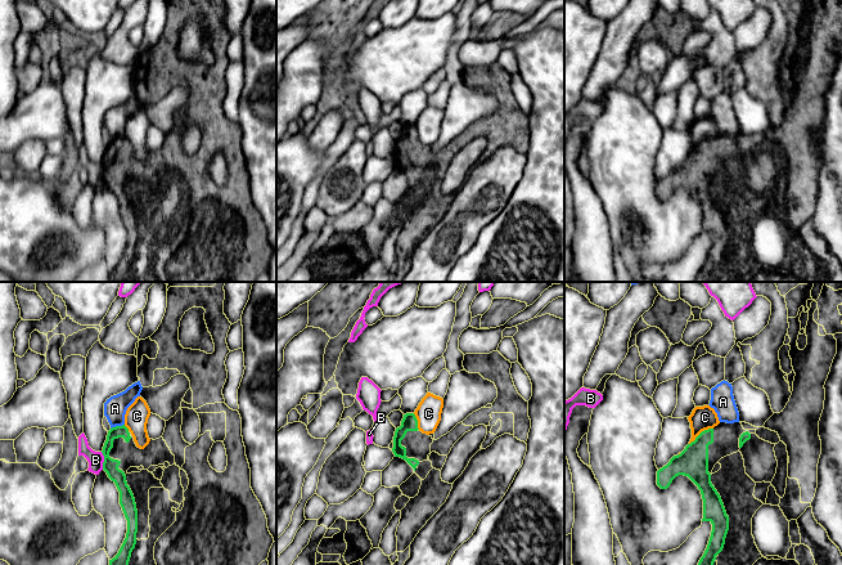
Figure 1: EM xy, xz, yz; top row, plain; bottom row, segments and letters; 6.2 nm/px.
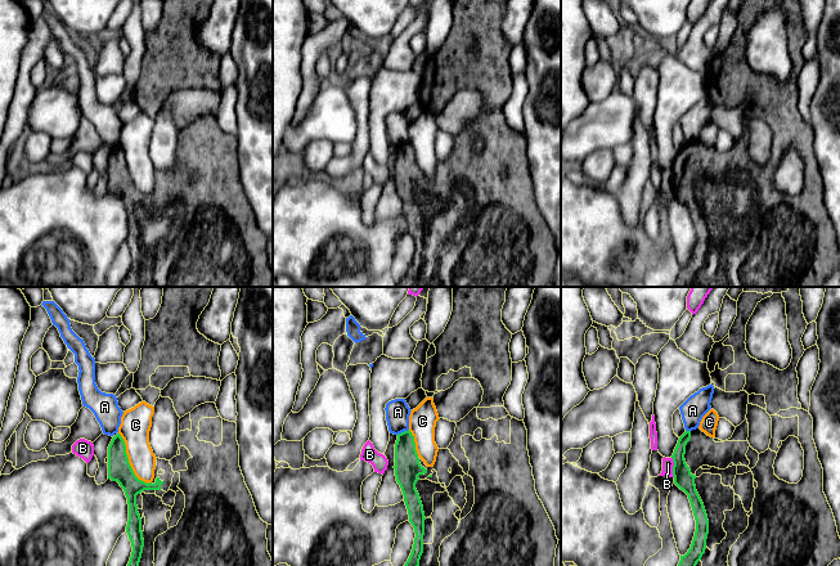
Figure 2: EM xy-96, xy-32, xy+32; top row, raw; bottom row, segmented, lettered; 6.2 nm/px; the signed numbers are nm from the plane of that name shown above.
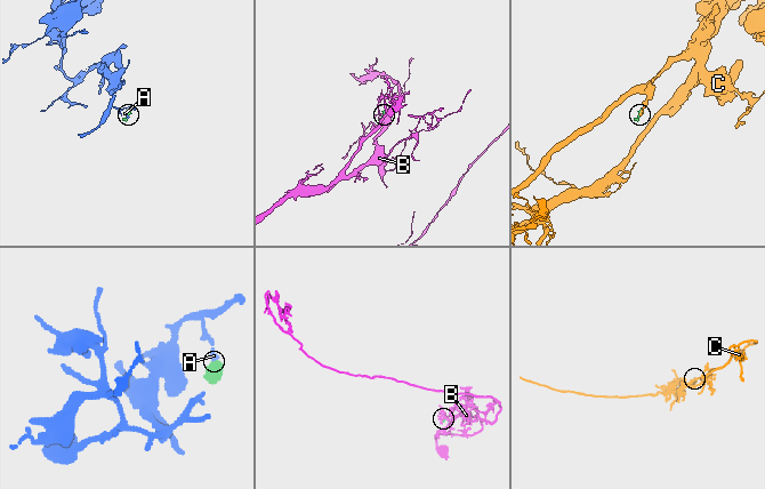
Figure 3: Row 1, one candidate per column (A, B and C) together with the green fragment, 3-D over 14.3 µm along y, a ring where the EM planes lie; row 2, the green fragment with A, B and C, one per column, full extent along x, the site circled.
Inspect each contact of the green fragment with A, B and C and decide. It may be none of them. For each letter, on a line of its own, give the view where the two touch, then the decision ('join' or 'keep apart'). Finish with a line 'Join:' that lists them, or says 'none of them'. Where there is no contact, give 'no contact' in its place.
A: contact in xy; keep apart
B: contact in xy; keep apart
C: contact in yz; keep apart
Join: none of them

